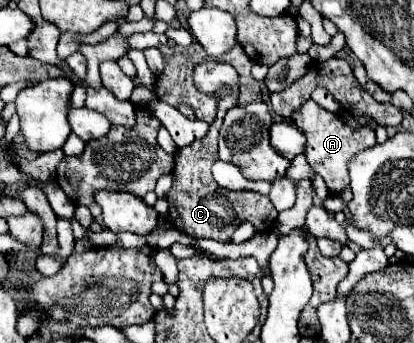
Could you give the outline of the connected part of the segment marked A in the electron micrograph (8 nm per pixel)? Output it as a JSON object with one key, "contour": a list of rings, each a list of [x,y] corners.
{"contour":[[[308,99],[298,111],[292,113],[292,121],[294,125],[306,135],[308,139],[308,145],[306,145],[306,159],[310,163],[310,167],[324,177],[330,193],[338,193],[342,191],[348,183],[350,183],[350,177],[348,177],[348,159],[352,159],[352,155],[376,145],[376,135],[370,127],[360,127],[360,129],[354,129],[350,127],[342,117],[338,117],[336,113],[330,113],[326,109],[322,109],[316,101]]]}

